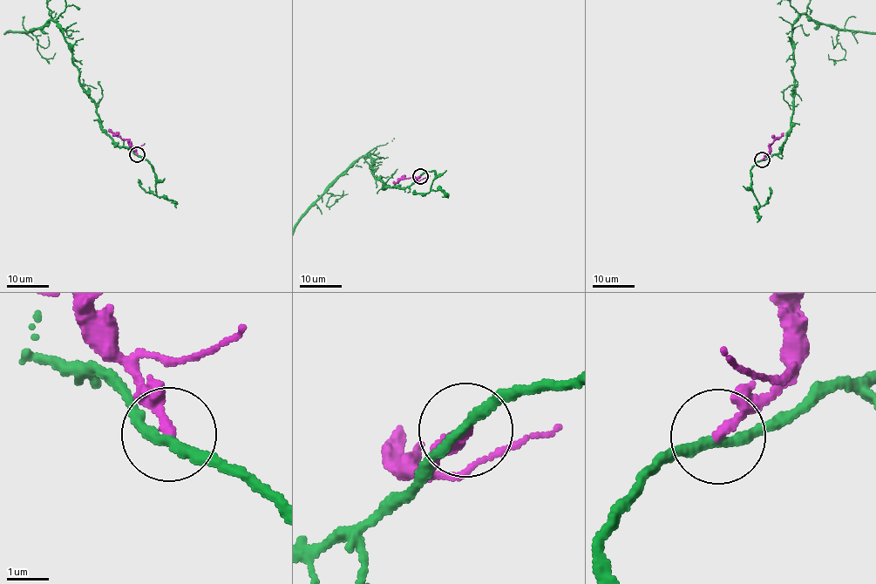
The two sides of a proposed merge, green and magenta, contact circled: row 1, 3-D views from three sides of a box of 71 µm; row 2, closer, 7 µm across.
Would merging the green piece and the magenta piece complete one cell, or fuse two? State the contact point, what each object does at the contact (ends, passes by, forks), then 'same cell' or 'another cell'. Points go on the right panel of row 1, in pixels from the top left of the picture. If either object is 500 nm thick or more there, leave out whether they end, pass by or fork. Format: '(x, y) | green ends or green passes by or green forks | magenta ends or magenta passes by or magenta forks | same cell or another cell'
(762, 159) | green passes by | magenta ends | another cell

